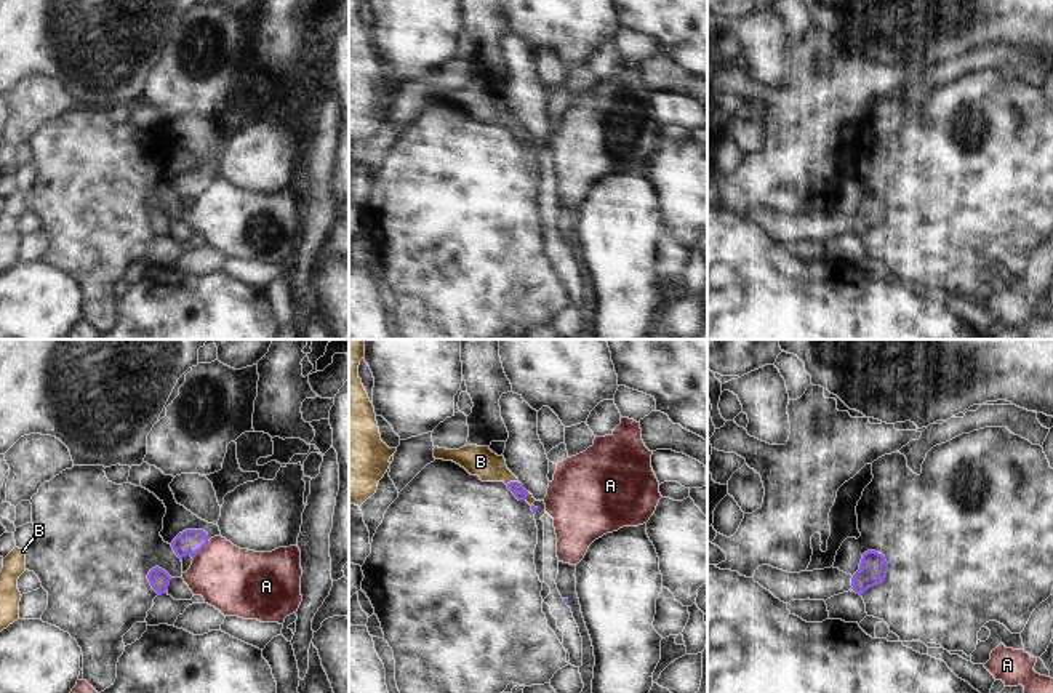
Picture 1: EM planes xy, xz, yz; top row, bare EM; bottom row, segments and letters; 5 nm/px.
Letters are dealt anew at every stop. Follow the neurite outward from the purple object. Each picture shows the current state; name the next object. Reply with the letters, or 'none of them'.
B

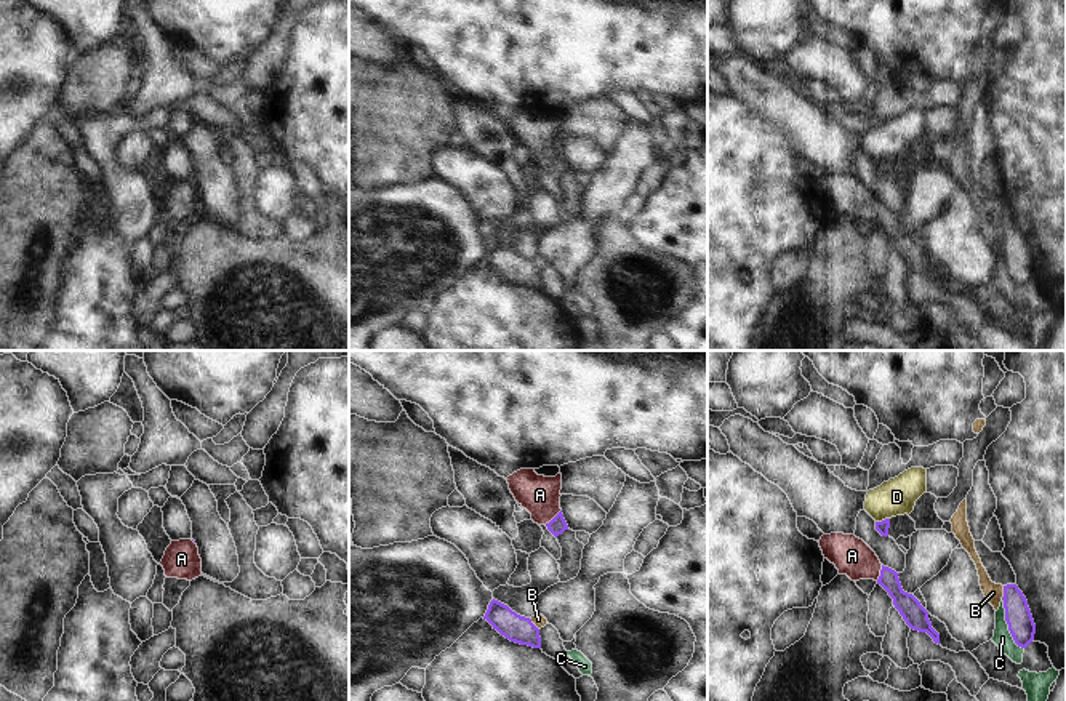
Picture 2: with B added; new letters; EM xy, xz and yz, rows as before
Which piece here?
A

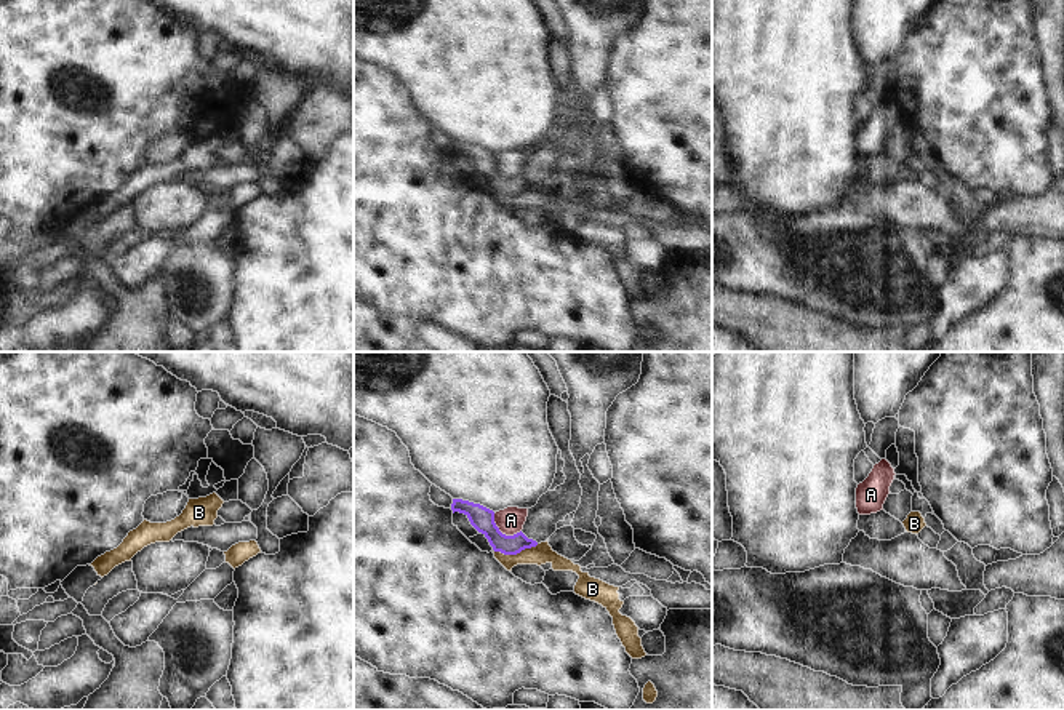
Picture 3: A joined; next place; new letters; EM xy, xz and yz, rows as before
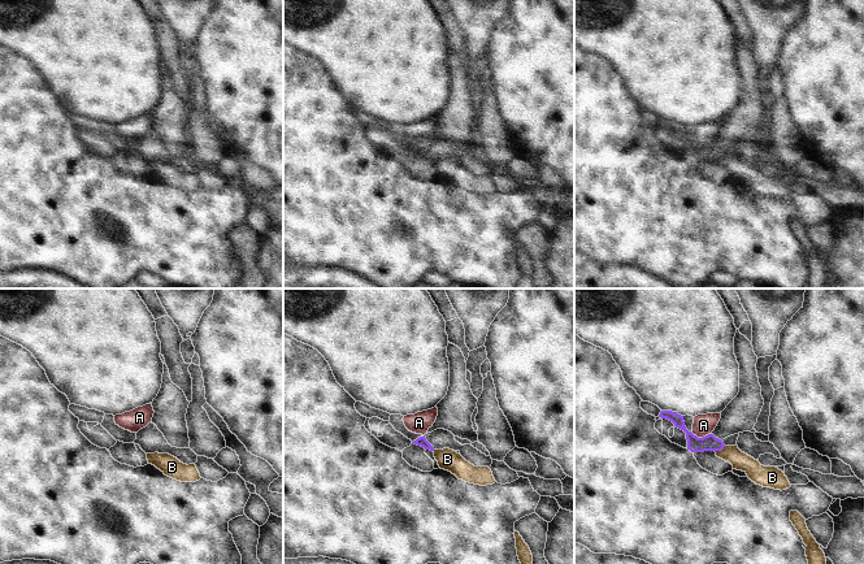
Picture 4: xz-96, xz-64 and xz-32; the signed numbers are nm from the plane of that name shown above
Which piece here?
none of them

